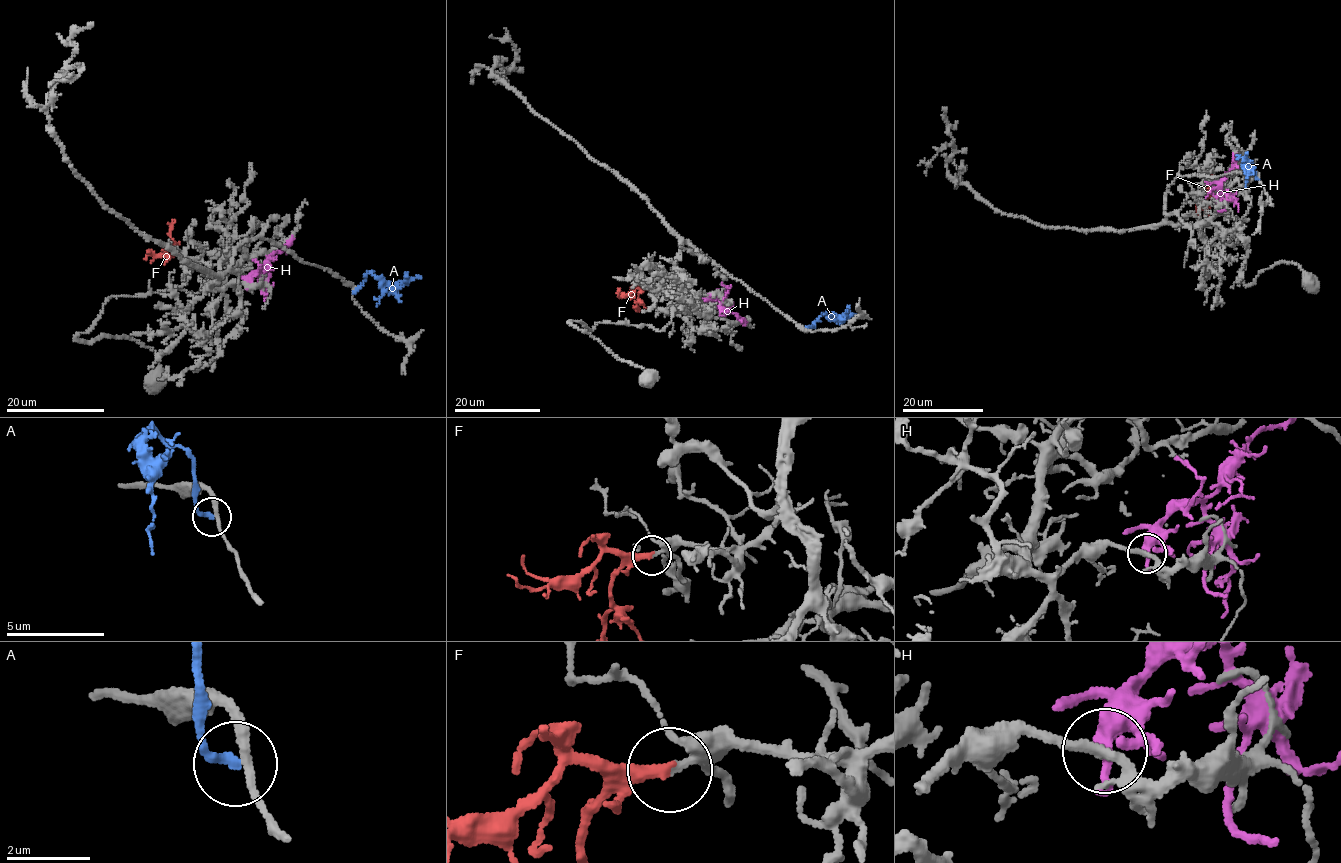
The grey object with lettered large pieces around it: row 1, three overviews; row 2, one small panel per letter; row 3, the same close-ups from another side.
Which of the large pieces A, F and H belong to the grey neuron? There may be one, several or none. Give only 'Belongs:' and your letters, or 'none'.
Belongs: F

